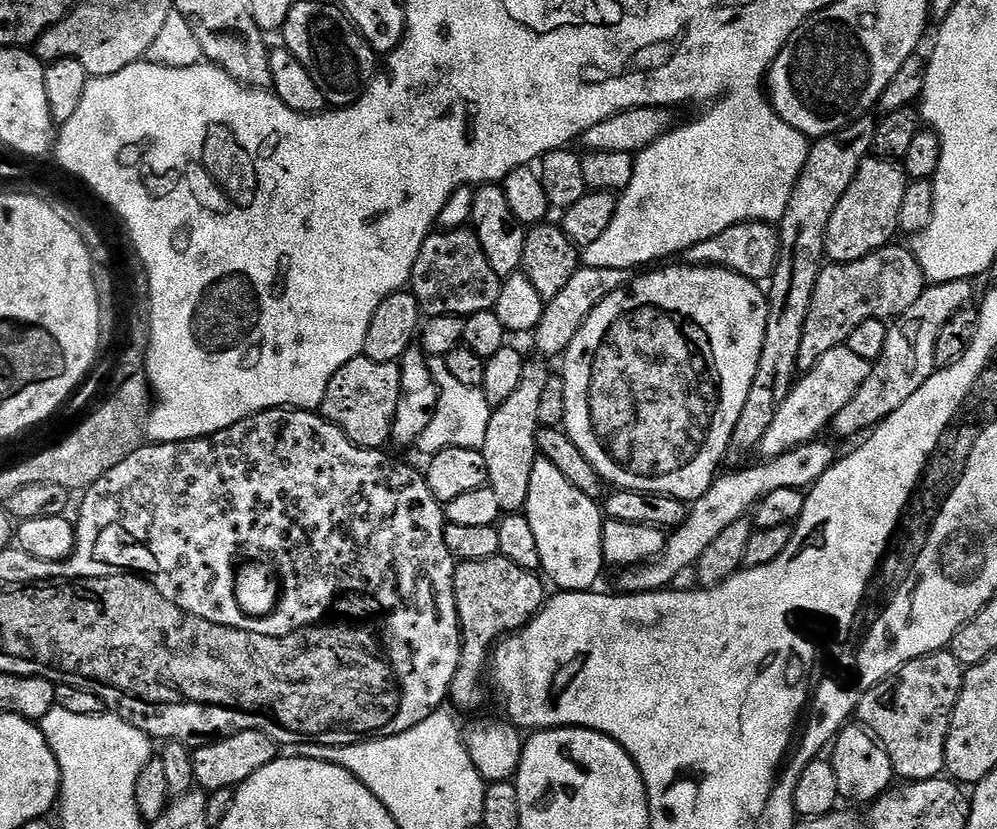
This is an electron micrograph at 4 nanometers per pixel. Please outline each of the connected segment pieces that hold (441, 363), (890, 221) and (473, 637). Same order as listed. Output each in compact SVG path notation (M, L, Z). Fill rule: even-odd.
M429 357L428 369L440 396L436 399L436 411L430 418L430 426L426 426L426 430L422 430L418 448L421 448L425 454L441 452L447 448L483 449L486 426L490 426L493 405L488 403L488 399L480 388L462 386L462 382L458 382L458 378L454 378L454 374L450 374L445 357Z
M869 158L858 166L850 190L842 194L842 202L830 214L824 239L824 255L831 263L845 264L854 262L879 248L893 243L898 232L898 210L902 206L902 194L906 194L910 181L904 169L891 159Z
M501 555L482 562L455 565L450 576L450 596L460 619L460 665L447 699L458 711L476 712L483 706L484 680L486 684L490 657L501 640L519 632L544 607L543 583L545 581L535 571L514 566Z

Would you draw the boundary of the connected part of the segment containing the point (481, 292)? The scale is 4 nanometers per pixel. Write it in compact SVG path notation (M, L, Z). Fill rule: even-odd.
M471 227L448 231L433 230L422 242L410 281L410 291L421 313L430 316L466 317L479 312L491 312L498 302L502 278L494 274Z

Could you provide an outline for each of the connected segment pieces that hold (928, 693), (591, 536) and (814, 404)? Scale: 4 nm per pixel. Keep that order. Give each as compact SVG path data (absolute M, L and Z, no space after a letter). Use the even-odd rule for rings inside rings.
M951 651L931 652L929 656L906 662L906 666L898 669L895 676L887 676L861 698L854 713L855 719L875 736L880 747L888 753L893 773L901 781L934 780L944 772L944 742L948 736L948 719L952 716L963 681L962 666L953 658Z
M536 459L534 470L530 470L530 492L522 512L527 516L534 542L538 544L539 571L549 581L552 579L561 592L595 589L600 575L606 571L602 554L602 530L606 517L601 505L596 503L593 497L582 494L582 490L578 490L578 486L574 486L554 462Z
M837 346L822 354L822 358L817 360L816 365L807 369L793 383L782 406L774 414L774 422L770 422L770 430L766 430L758 445L761 457L780 456L800 444L815 441L819 437L816 435L820 430L831 425L838 410L842 410L842 406L846 406L846 402L854 398L854 394L863 386L870 373L872 373L872 364L858 358L858 354L851 352L847 346Z

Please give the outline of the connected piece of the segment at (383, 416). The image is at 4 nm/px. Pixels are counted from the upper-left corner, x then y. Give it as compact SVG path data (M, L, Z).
M363 354L355 356L326 386L322 405L324 419L340 428L358 446L383 449L392 434L392 419L400 397L400 365L374 362Z

